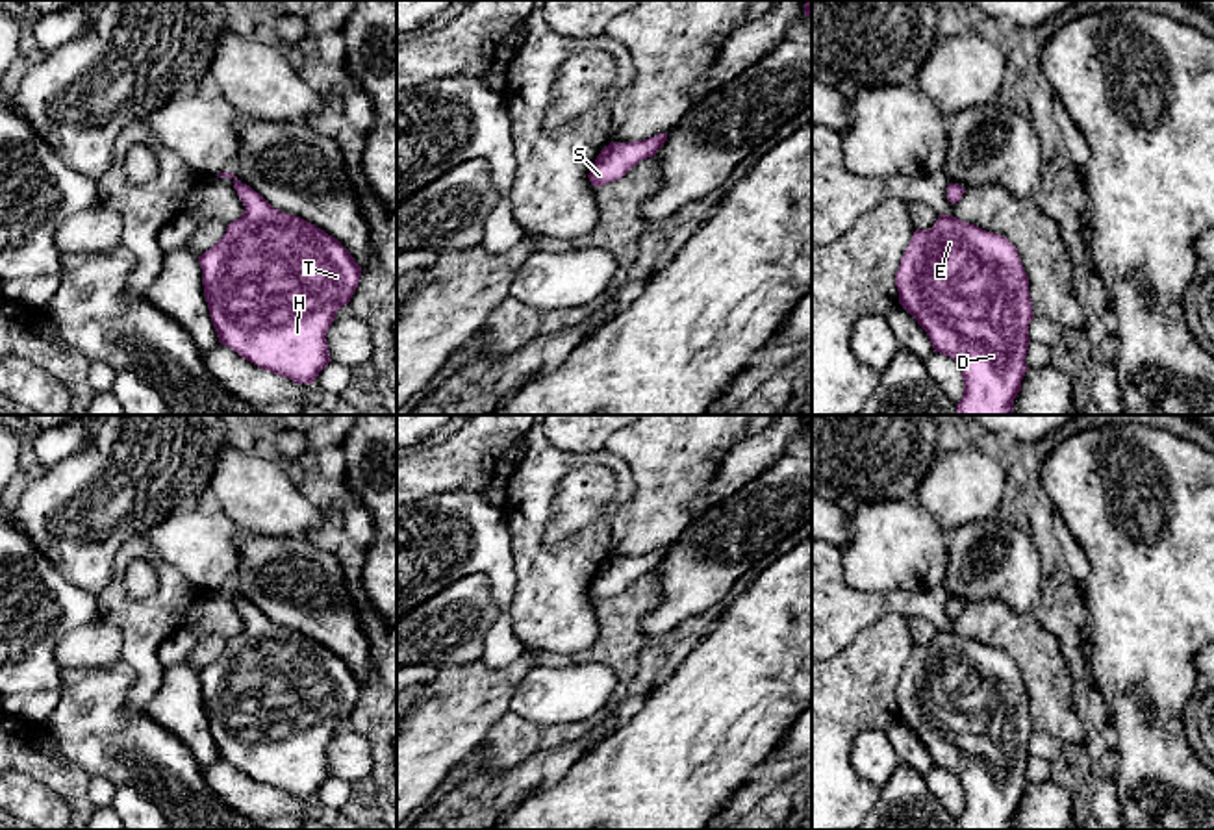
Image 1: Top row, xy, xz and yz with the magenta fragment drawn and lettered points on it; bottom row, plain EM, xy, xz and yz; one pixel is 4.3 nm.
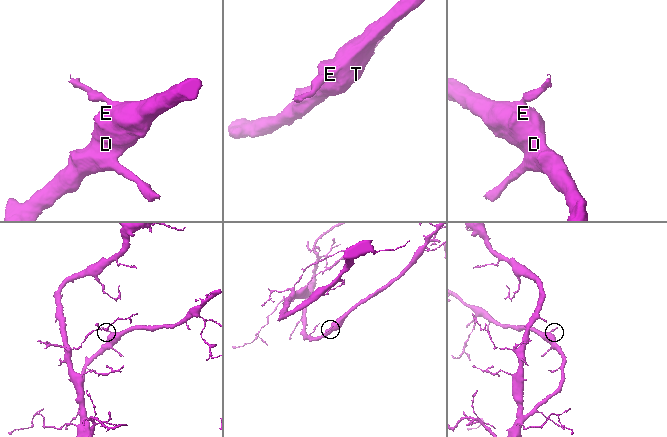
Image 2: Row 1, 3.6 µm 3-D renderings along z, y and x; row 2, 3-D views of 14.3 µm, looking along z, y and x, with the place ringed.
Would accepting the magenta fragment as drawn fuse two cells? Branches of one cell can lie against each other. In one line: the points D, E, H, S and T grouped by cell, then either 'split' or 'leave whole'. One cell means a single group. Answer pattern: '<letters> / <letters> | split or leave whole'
D E H S T | leave whole

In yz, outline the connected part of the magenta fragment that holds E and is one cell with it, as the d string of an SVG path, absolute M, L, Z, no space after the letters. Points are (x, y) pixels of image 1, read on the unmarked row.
M940 630L930 645L916 645L895 689L899 719L927 747L934 767L953 773L962 786L964 810L956 830L1014 830L1014 813L1027 787L1029 739L1034 734L1029 691L1018 663L1005 652L951 630Z

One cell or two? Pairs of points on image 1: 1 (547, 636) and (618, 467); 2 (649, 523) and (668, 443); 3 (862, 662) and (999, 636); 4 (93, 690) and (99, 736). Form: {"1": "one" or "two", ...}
{"1": "one", "2": "one", "3": "two", "4": "one"}

